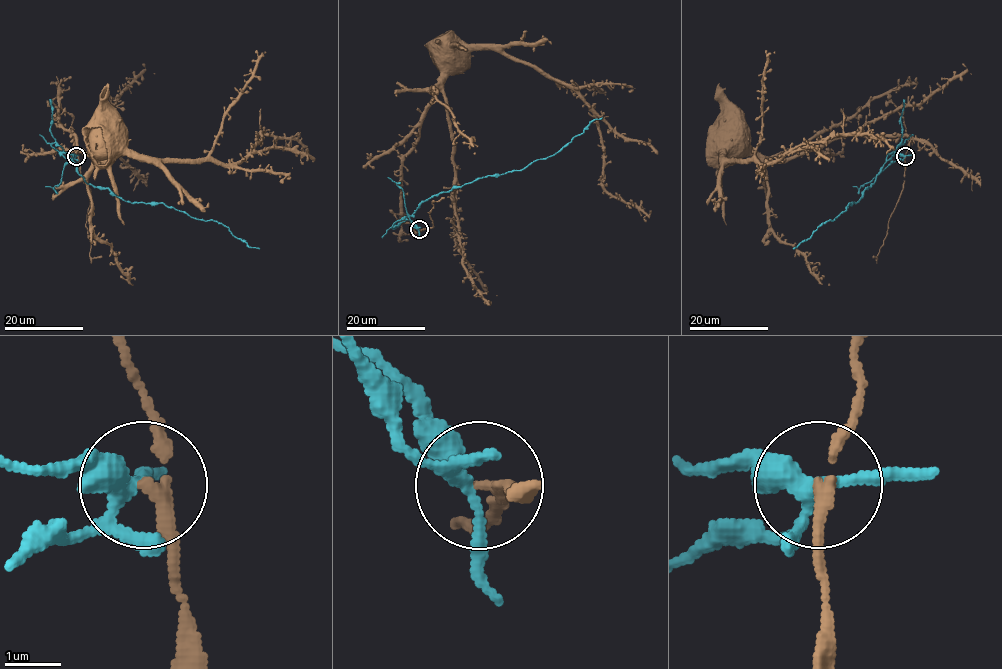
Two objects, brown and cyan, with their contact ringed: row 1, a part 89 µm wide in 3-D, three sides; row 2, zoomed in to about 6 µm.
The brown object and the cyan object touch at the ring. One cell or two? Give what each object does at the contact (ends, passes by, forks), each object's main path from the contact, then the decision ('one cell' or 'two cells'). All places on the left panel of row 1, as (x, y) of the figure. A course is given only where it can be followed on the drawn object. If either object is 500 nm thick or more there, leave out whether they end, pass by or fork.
brown passes by; cyan forks; course brown (77, 156), (58, 94), (58, 121), (84, 154), (237, 164), (262, 134), (295, 137), (307, 154); course cyan (76, 156), (67, 162), (73, 161), (86, 183), (127, 201), (163, 203), (196, 219), (215, 220), (259, 249); two cells

